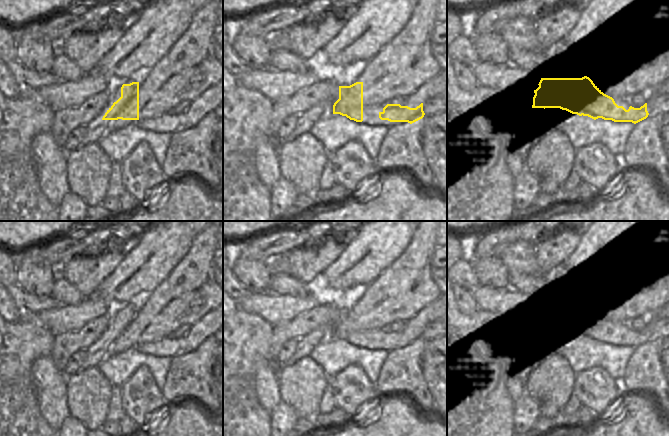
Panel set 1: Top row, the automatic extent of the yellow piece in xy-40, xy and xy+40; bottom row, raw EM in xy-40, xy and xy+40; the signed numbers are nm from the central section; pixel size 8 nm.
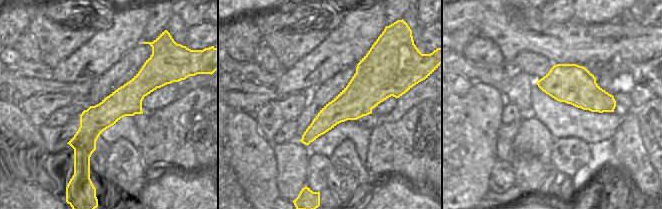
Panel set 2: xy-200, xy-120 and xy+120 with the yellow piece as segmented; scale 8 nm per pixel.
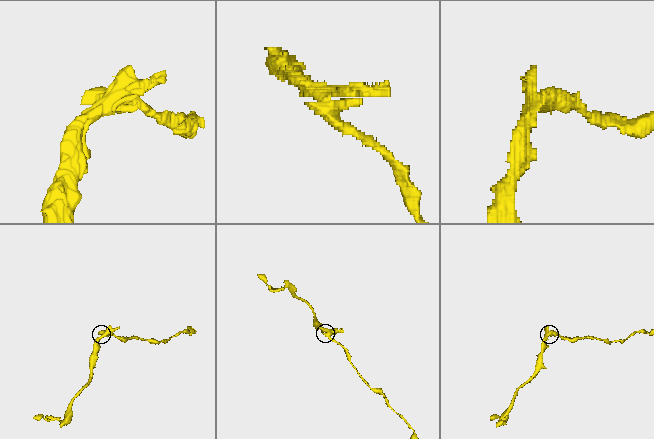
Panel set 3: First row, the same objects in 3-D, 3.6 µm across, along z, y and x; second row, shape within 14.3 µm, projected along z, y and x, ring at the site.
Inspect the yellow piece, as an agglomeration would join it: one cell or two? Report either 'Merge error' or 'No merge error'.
Merge error.

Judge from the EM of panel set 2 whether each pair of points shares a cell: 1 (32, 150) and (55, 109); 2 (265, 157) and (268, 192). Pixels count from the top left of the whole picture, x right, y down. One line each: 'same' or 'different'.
1: different
2: same

